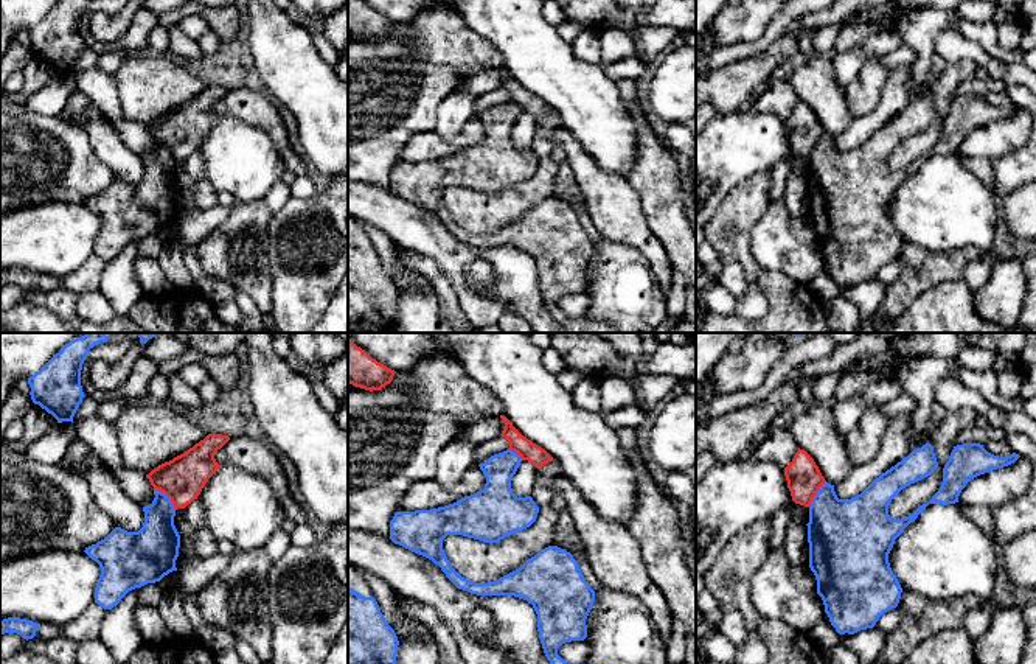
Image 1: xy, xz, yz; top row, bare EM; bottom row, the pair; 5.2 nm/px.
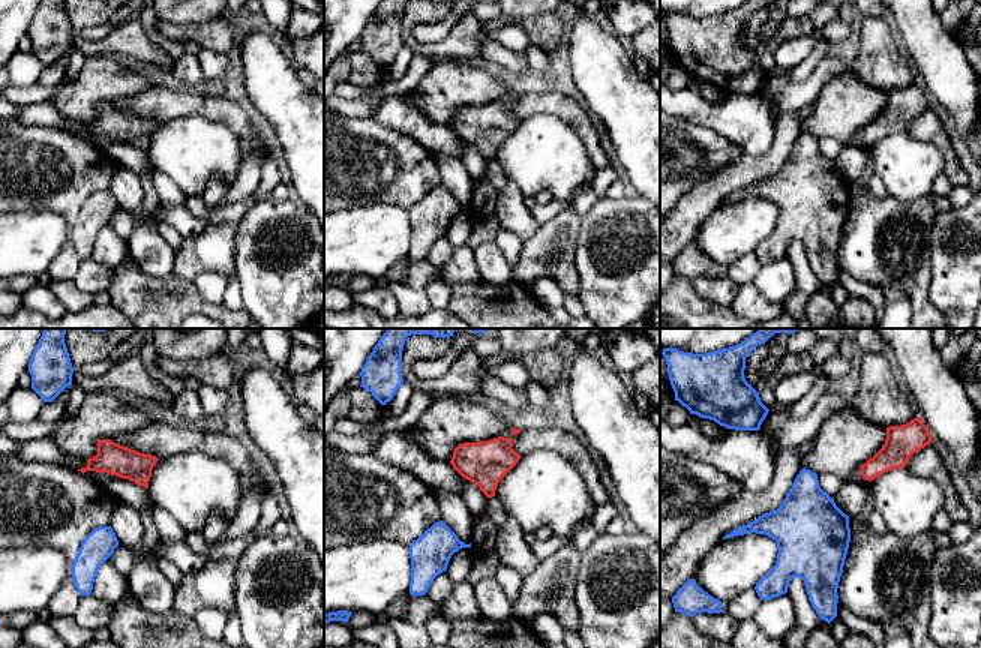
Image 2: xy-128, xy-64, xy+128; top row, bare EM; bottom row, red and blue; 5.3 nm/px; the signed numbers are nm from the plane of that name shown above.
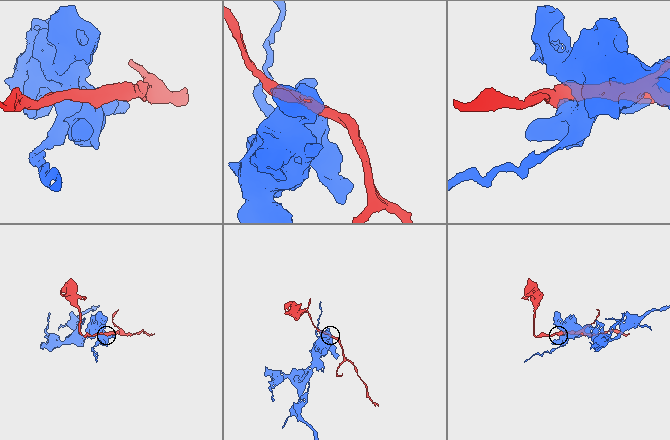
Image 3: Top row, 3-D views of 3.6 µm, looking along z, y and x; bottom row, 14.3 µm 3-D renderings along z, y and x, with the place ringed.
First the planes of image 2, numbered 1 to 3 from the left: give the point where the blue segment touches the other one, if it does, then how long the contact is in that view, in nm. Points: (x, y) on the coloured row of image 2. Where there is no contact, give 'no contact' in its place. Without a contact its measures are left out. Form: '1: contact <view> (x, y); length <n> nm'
1: no contact
2: no contact
3: no contact

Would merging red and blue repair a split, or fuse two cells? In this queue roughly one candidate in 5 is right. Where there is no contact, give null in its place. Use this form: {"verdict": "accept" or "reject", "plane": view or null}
{"verdict": "reject", "plane": "xy"}

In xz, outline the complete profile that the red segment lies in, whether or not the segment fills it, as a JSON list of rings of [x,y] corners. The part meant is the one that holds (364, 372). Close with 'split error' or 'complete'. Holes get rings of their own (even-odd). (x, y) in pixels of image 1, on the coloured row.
[[[348,339],[348,383],[365,389],[381,390],[391,383],[395,370],[373,359],[365,350]]]; complete

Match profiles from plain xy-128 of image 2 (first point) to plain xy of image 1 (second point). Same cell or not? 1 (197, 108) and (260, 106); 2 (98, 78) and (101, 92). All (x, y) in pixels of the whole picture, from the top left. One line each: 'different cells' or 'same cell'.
1: same cell
2: different cells

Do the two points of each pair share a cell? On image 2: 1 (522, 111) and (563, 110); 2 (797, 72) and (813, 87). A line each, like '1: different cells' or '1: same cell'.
1: same cell
2: different cells

